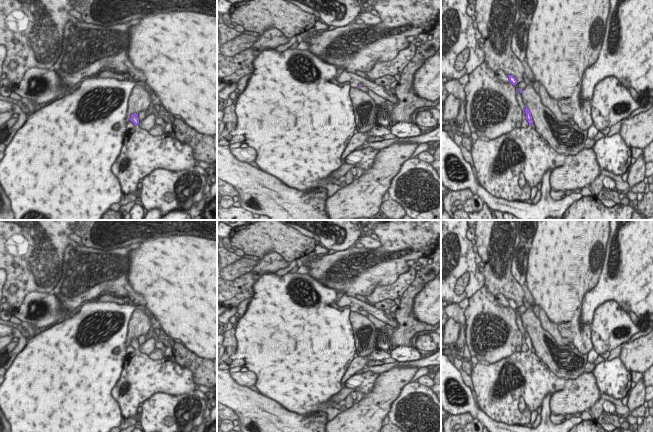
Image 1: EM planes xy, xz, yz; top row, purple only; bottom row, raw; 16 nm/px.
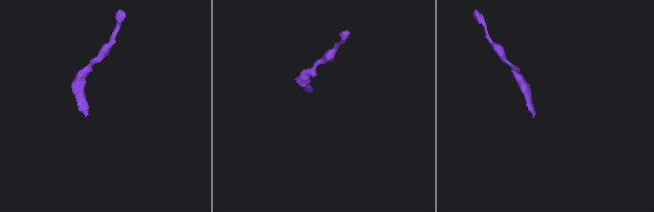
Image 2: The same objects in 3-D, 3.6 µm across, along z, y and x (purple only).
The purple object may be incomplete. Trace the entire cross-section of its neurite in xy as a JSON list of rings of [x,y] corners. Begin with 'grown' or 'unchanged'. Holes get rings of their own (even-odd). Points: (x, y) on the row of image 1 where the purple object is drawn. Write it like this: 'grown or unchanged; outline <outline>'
grown; outline [[[137,113],[131,115],[130,121],[135,126],[128,130],[120,156],[113,165],[113,172],[118,177],[124,194],[134,193],[136,197],[141,197],[141,180],[156,169],[194,170],[194,167],[198,165],[199,161],[194,157],[194,149],[190,144],[181,142],[167,132],[153,135],[149,130],[142,129],[139,126]]]

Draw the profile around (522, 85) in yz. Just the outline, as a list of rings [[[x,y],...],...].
[[[522,81],[522,82],[520,82],[520,83],[517,82],[517,84],[515,85],[516,98],[517,98],[517,101],[518,101],[519,105],[520,105],[520,107],[521,107],[521,109],[522,109],[523,111],[525,111],[525,109],[526,109],[526,105],[525,105],[524,102],[523,102],[522,93],[520,93],[519,90],[520,90],[520,89],[525,89],[527,85],[528,85],[528,84],[527,84],[526,82],[524,82],[524,81]]]

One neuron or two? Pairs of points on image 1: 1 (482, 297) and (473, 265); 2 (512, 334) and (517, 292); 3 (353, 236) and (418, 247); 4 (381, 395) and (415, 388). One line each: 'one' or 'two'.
1: two
2: two
3: two
4: two

